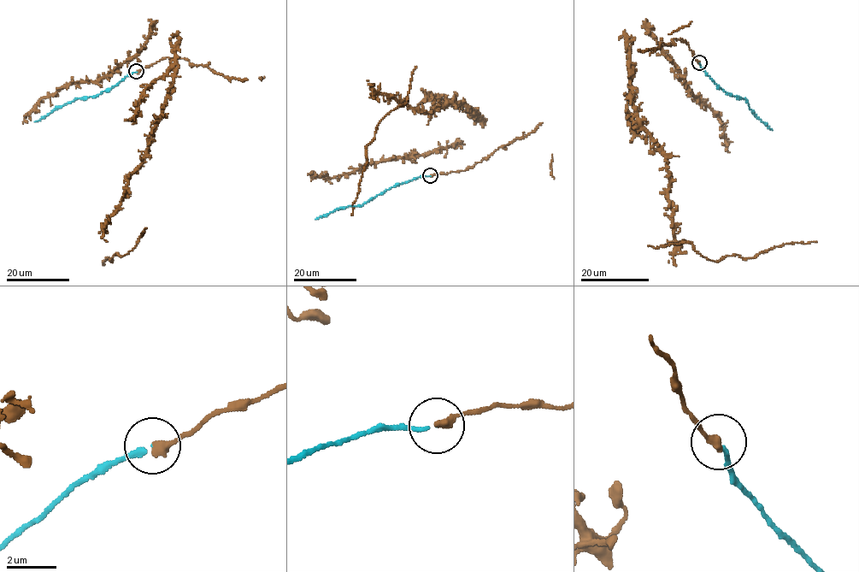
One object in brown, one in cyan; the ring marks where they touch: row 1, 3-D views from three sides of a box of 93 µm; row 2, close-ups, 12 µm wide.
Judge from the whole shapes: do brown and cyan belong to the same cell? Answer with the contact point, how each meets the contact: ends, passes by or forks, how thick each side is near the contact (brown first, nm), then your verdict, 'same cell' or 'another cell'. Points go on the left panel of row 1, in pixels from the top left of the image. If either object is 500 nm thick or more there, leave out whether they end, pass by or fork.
(136, 71) | brown ends | cyan ends | 360/140 nm | same cell

